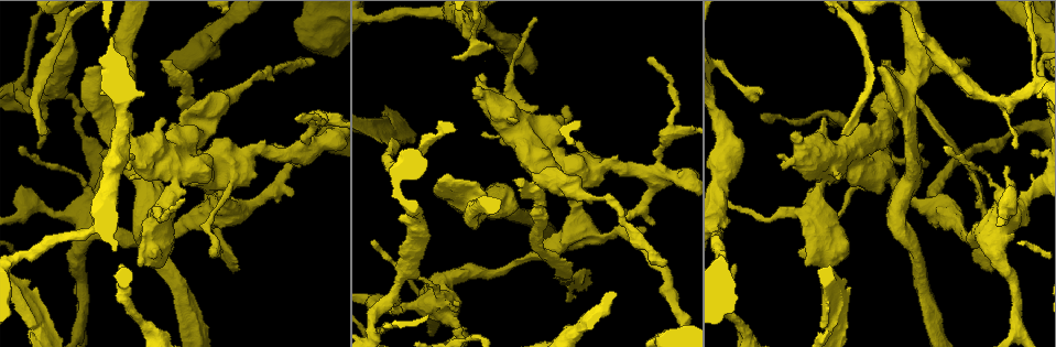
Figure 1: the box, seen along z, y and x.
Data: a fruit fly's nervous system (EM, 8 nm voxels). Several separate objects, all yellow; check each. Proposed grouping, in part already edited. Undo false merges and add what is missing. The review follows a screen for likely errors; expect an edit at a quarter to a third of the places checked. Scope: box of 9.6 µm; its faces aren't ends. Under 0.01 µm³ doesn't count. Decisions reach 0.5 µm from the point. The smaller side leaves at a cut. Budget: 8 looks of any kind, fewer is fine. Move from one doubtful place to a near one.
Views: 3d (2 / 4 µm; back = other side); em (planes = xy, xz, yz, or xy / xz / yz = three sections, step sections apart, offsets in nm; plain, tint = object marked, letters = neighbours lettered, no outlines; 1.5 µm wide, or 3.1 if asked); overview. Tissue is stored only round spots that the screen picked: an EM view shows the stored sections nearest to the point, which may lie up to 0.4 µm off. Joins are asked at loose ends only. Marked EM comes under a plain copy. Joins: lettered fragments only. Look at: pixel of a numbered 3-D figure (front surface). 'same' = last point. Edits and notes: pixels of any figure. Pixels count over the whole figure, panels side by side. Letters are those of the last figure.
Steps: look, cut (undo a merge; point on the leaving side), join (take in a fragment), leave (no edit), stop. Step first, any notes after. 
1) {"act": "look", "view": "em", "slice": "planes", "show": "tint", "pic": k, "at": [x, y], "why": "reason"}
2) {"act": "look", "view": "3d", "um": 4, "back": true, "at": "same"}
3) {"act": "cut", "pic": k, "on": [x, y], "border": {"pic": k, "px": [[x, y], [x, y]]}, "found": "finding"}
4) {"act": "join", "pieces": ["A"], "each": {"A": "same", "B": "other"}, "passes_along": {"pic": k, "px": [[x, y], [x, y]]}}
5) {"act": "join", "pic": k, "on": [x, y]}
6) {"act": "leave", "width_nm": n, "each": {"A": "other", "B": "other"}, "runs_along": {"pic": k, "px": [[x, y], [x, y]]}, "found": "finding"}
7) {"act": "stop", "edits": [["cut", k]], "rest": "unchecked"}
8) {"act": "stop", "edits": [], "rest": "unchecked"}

{"act": "look", "view": "3d", "um": 4, "pic": 1, "at": [843, 134], "why": "end of a long branch"}

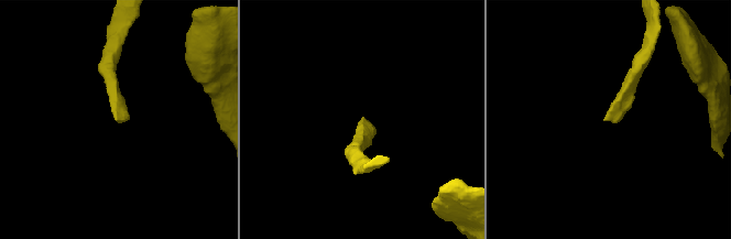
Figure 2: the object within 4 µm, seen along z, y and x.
{"act": "look", "view": "em", "slice": "yz", "step": 4, "show": "letters", "pic": 2, "at": [605, 117], "why": "now the EM"}

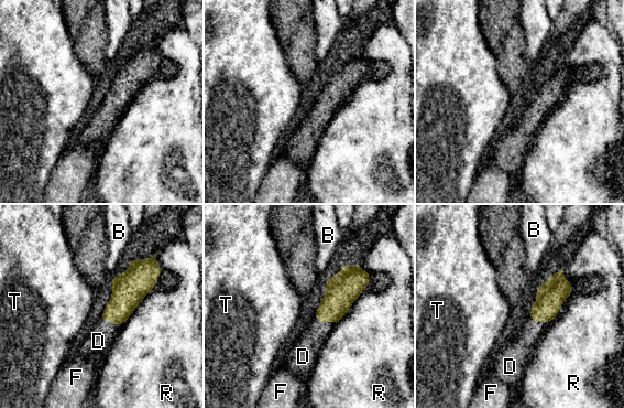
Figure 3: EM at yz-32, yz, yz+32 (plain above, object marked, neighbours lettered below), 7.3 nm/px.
{"act": "join", "pieces": ["D"], "longest_contact_nm": ["D", 180], "each": {"B": "other", "D": "same", "F": "other", "R": "other", "T": "other"}, "passes_along": {"pic": 3, "px": [[128, 292], [111, 322], [98, 341]]}, "found": "it goes on there"}

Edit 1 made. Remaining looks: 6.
{"act": "look", "view": "overview", "why": "redraw"}

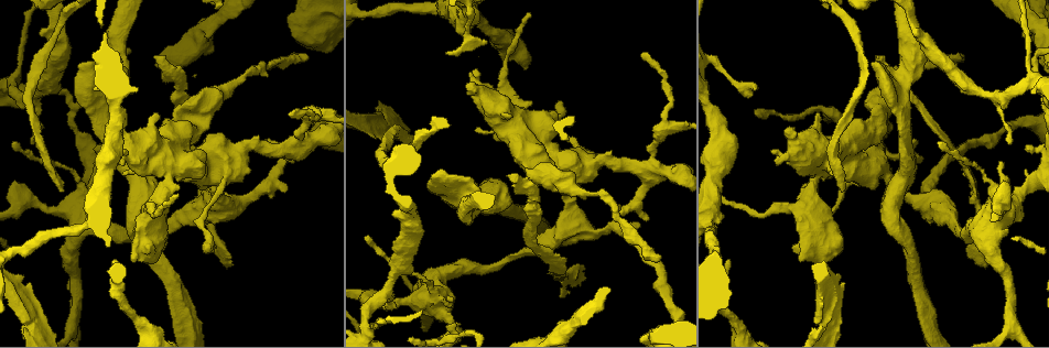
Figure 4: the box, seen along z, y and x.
{"act": "look", "view": "em", "slice": "planes", "show": "tint", "pic": 4, "at": [509, 117], "why": "free end"}

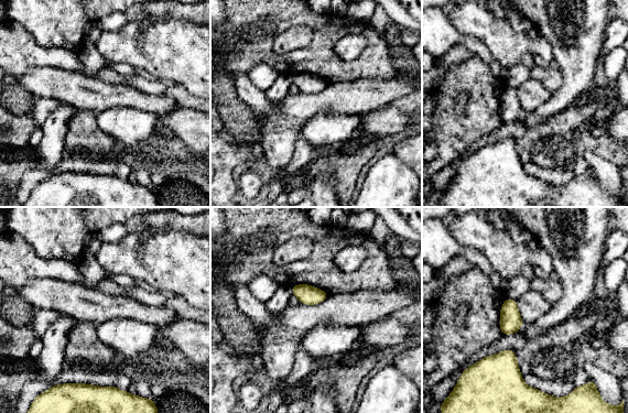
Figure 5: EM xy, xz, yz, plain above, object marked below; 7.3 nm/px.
{"act": "look", "view": "em", "slice": "planes", "show": "letters", "at": "same"}

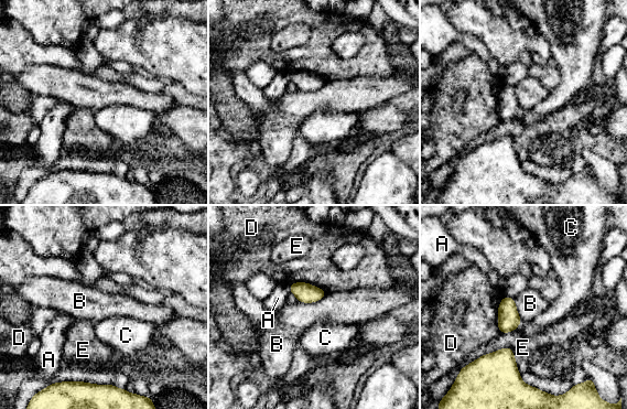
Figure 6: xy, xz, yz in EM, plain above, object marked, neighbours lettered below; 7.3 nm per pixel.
{"act": "leave", "each": {"A": "other", "B": "other", "C": "other", "D": "other", "E": "other"}, "border": {"pic": 6, "px": [[326, 294], [312, 302], [298, 301]]}, "found": "none of them fits"}

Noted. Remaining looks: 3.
{"act": "look", "view": "3d", "um": 2, "pic": 4, "at": [154, 57], "why": "free end"}

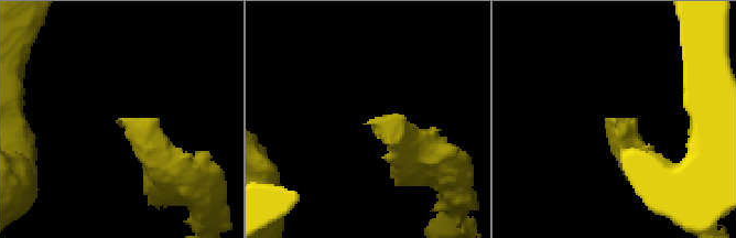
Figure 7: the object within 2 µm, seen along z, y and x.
{"act": "look", "view": "em", "slice": "yz", "step": 8, "show": "letters", "pic": 7, "at": [369, 122]}

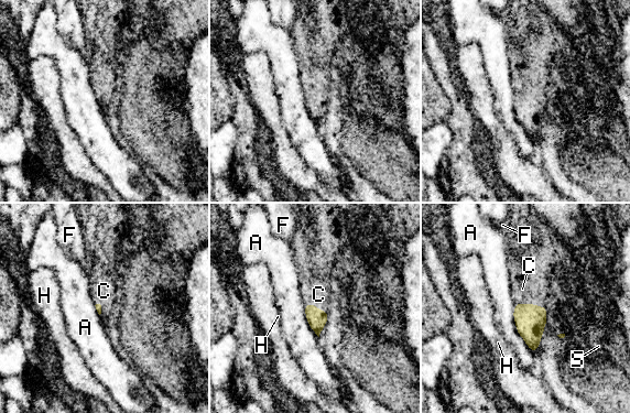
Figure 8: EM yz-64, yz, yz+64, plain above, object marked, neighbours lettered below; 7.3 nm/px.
{"act": "look", "view": "em", "slice": "planes", "show": "letters", "at": "same", "why": "another direction"}

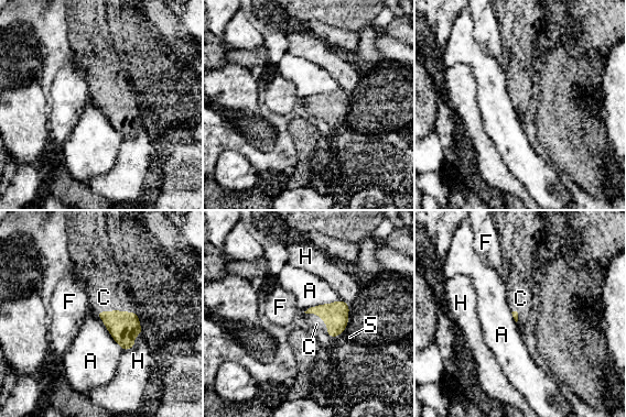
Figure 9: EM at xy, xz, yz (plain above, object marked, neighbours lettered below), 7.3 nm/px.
{"act": "join", "pieces": ["C"], "longest_contact_nm": ["A", 340], "each": {"A": "other", "C": "same", "F": "other", "H": "other", "S": "other"}, "found": "the neuron continues"}

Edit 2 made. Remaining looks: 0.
{"act": "stop", "edits": [["join", 3], ["join", 9]], "rest": "unchecked"}

